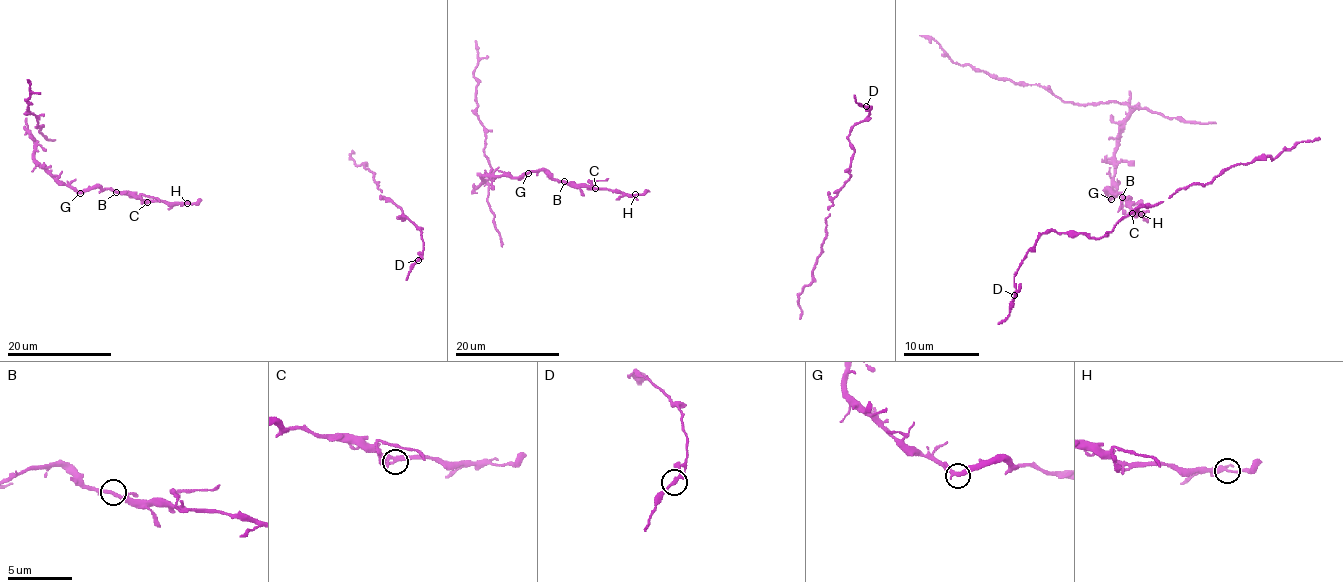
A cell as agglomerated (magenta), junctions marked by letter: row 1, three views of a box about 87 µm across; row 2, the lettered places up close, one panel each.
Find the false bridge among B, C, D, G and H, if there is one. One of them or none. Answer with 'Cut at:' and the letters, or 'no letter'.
Cut at: C

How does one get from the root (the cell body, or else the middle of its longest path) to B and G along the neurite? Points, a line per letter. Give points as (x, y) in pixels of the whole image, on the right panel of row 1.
B: (1141, 214), (1122, 197)
G: (1141, 214), (1131, 208), (1120, 193), (1107, 189), (1111, 199)

